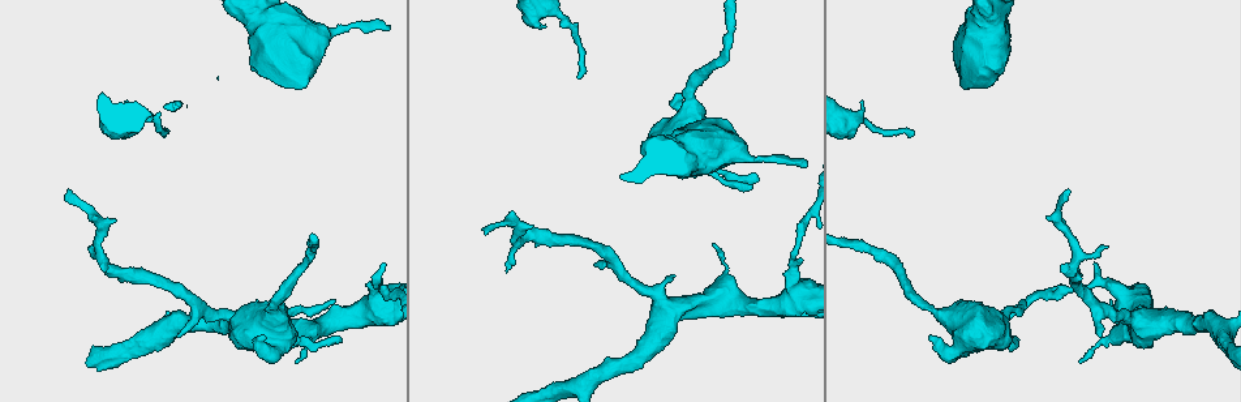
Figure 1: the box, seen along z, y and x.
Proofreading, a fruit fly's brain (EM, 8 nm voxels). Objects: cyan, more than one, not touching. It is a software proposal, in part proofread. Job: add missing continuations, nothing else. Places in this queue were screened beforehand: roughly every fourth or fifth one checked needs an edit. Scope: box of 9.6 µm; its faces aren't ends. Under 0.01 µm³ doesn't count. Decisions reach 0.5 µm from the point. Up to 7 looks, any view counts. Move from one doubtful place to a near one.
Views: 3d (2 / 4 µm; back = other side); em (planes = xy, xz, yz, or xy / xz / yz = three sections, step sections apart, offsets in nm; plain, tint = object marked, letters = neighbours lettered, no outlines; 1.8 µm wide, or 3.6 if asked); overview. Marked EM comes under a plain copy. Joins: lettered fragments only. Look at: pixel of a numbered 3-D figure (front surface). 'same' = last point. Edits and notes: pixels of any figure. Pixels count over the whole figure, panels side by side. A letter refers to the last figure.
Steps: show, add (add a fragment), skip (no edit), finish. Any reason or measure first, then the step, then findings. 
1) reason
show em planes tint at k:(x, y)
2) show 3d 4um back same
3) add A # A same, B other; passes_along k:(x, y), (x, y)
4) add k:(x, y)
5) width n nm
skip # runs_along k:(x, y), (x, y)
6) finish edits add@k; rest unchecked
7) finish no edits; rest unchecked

an open end
show em xy step 16 letters at 1:(861, 100)

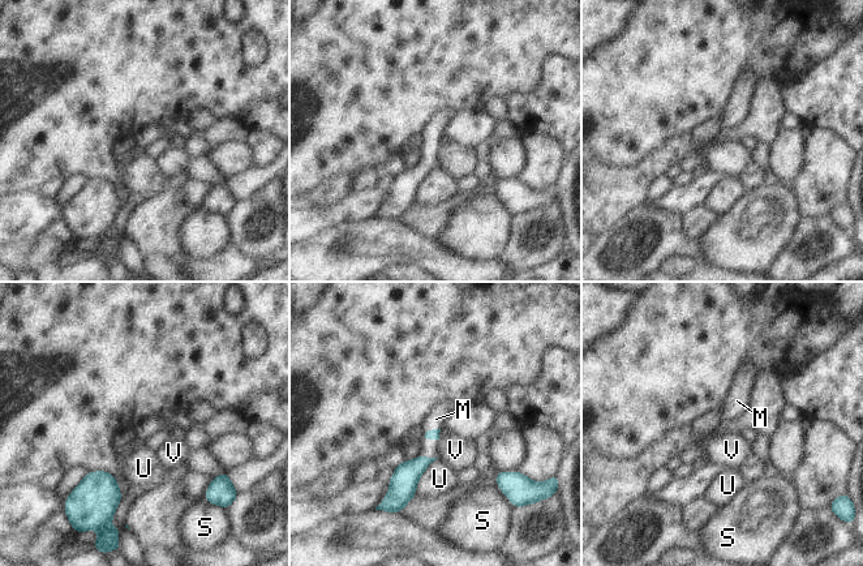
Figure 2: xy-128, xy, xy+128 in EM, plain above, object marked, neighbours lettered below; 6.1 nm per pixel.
longest_contact U 280 nm
add M # M same, S other, U other, V other; passes_along 2:(430, 434), (432, 438), (436, 419); the cell continues

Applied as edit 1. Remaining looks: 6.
branch stops here
show 3d 2um at 1:(1107, 245)

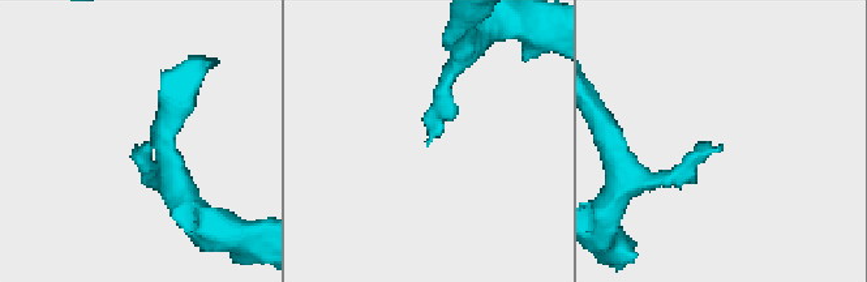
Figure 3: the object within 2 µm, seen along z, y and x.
show em yz step 8 letters at 3:(427, 147)

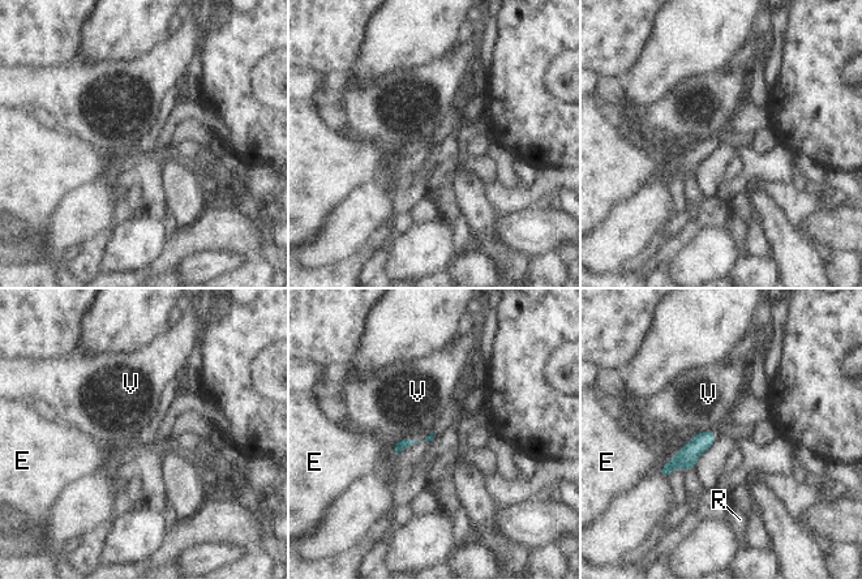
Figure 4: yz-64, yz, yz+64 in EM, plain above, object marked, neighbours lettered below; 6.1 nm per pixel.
longest_contact E 100 nm
skip # E other, R other, V other; border 4:(708, 429), (712, 430); no lettered fragment goes on from it

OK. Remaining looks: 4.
free end
show em planes letters at 1:(384, 262)

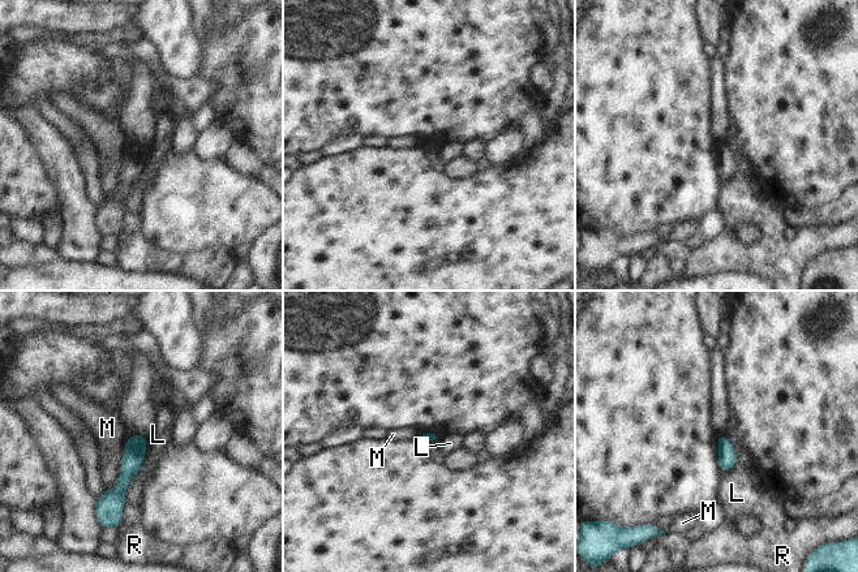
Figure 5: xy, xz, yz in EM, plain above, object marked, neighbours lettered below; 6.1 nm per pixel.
longest_contact M 380 nm
skip # L other, M other, R other; runs_along 5:(141, 438), (118, 493), (118, 512); none of them fits

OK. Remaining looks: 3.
finish edits add@2; rest unchecked

